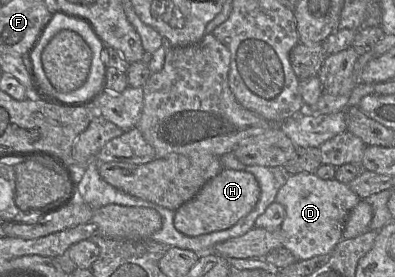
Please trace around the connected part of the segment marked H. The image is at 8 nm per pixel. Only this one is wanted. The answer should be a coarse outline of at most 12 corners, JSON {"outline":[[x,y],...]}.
{"outline":[[222,169],[175,210],[186,236],[232,227],[256,205],[246,171]]}

